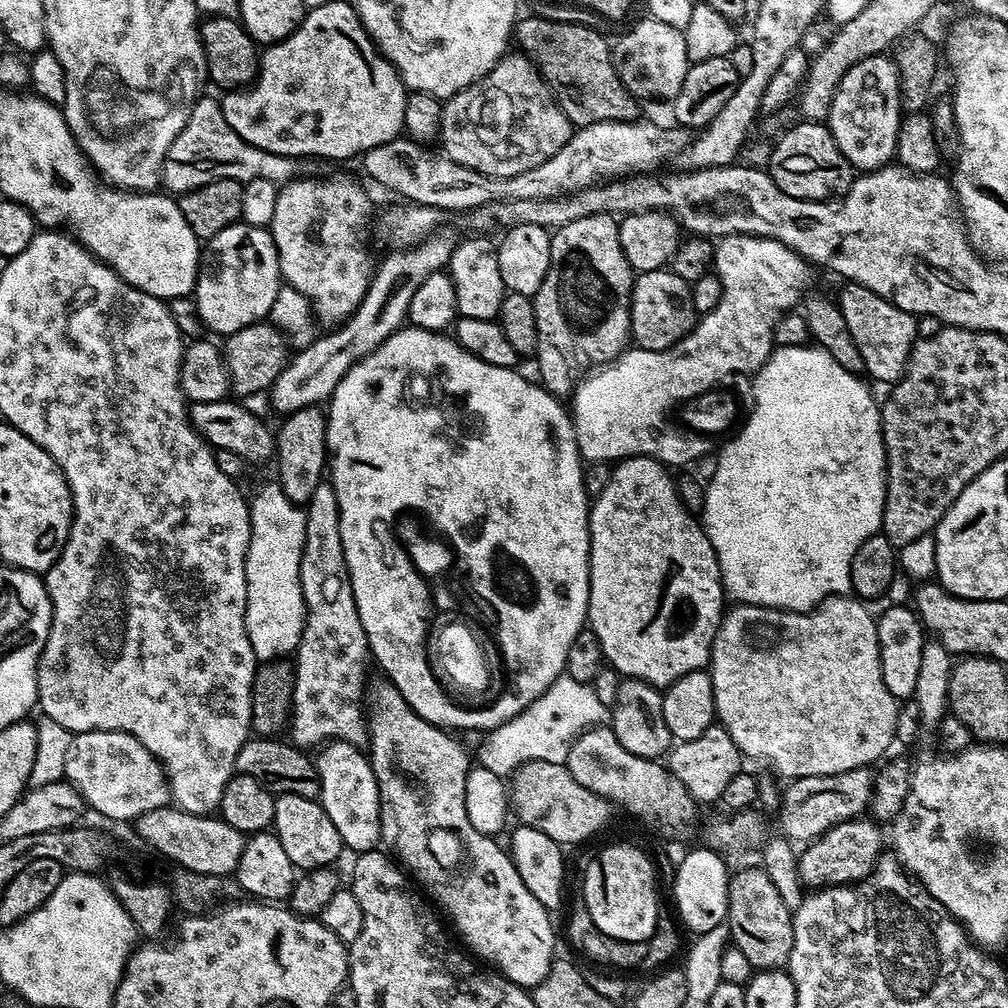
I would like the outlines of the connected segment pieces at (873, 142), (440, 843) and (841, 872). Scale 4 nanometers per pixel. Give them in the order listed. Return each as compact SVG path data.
M881 54L855 63L843 75L826 121L835 144L858 172L887 167L894 159L902 121L900 75L895 61Z
M379 679L371 681L370 695L366 700L366 748L370 753L374 778L378 782L380 839L383 847L407 869L411 879L433 901L436 899L440 903L439 911L448 912L457 934L464 939L463 947L473 957L491 966L519 988L536 988L538 982L550 974L550 966L557 955L556 932L552 929L551 920L553 917L530 894L515 869L511 855L505 849L503 852L493 837L483 836L470 824L463 801L470 769L467 750L452 737L455 735L451 731L441 728L439 724L426 722L426 718L418 715L387 679Z
M864 819L843 820L841 824L835 824L817 840L811 841L805 847L808 848L805 852L799 853L799 881L802 885L819 890L830 888L833 884L855 884L857 880L865 880L871 874L885 851L886 832L880 829L883 827L875 819Z

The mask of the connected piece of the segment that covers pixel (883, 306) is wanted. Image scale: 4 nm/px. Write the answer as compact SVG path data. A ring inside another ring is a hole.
M848 282L843 287L840 296L838 295L838 303L842 318L846 318L846 326L850 326L854 346L858 346L858 354L862 354L864 372L876 380L881 380L885 386L895 384L904 377L912 346L918 339L917 317L894 306L886 298L878 298L878 294L874 294L874 290L866 290L866 286Z

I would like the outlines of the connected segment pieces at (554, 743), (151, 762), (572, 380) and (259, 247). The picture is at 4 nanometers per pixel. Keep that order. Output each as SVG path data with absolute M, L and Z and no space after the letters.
M561 674L550 682L541 696L526 706L526 710L487 733L488 741L480 752L478 764L503 778L511 777L520 764L535 760L567 765L570 746L577 736L590 728L607 725L609 720L609 705L598 699L591 684L583 684L567 674Z
M77 732L73 735L72 745L66 756L64 775L69 784L83 796L83 803L100 816L108 820L128 820L134 822L147 811L155 807L167 805L170 800L168 790L168 777L164 774L164 767L156 759L156 755L150 754L138 738L134 738L125 732Z
M607 212L590 214L590 218L578 218L578 222L570 222L570 226L555 229L551 237L550 270L534 297L538 322L534 363L540 371L539 379L543 387L557 398L568 398L582 374L597 366L611 364L629 347L632 340L630 302L634 273L630 262L626 262L626 254L622 254L617 217L609 216Z
M244 223L230 225L203 245L200 269L196 272L196 309L205 329L209 333L217 332L220 338L261 323L274 306L274 298L278 298L282 286L278 250L271 231Z

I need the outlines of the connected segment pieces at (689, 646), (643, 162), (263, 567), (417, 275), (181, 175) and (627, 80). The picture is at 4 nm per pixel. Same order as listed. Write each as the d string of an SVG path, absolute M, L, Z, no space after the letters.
M630 456L619 461L612 468L612 476L606 486L591 501L588 513L588 529L590 530L590 558L588 559L588 619L593 634L604 651L604 659L611 667L629 680L645 680L654 688L665 689L678 678L691 672L699 672L709 667L712 658L712 643L720 621L726 611L726 593L720 580L718 558L714 554L714 546L710 546L710 538L704 532L704 525L693 513L688 511L680 501L680 489L677 481L672 480L673 473L665 465L649 456Z
M637 118L624 123L598 122L585 128L576 128L566 146L562 146L554 158L542 162L542 166L534 166L534 170L526 170L510 178L478 174L478 170L458 166L458 162L443 154L435 156L431 147L407 138L397 138L382 142L382 146L374 146L374 150L364 153L362 163L365 174L374 183L397 192L401 201L442 208L448 214L464 214L496 200L548 200L552 196L581 192L605 178L648 174L659 169L656 167L667 160L668 163L675 161L681 150L694 139L689 129L679 126L663 128L660 124L651 124L644 119Z
M278 482L264 484L256 492L256 497L251 497L248 505L250 510L250 546L246 554L246 634L250 638L250 646L254 646L254 654L257 661L267 662L269 660L279 660L288 658L296 651L302 638L304 629L304 619L306 618L306 606L302 598L302 582L300 581L300 567L302 566L302 554L304 553L304 543L306 542L306 518L304 517L305 509L301 505L290 502Z
M444 231L433 232L413 247L389 251L389 256L381 264L379 261L366 294L360 305L352 311L352 315L335 330L329 331L332 332L329 336L317 335L311 342L305 343L301 347L304 349L297 356L295 353L278 374L270 389L274 411L287 414L323 405L334 394L338 382L342 382L344 375L359 360L366 358L366 354L370 354L378 346L382 346L382 342L386 342L390 334L405 327L414 290L422 286L427 276L441 271L456 248L457 237L454 238Z
M204 94L192 107L192 114L178 138L174 138L160 178L163 187L172 194L183 194L222 178L241 182L260 179L268 184L283 186L301 175L300 164L297 157L270 154L258 146L250 146L250 142L243 140L232 129L230 122L226 122L220 109L220 100Z
M649 16L642 18L613 45L613 68L637 100L645 102L656 98L668 102L675 99L690 67L683 29Z

